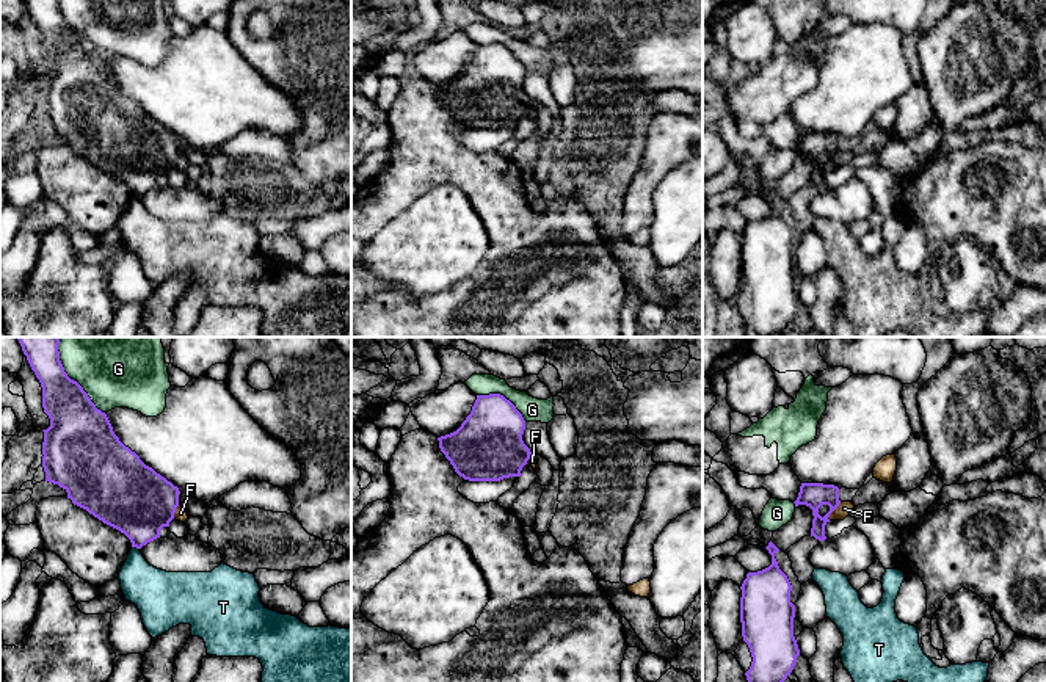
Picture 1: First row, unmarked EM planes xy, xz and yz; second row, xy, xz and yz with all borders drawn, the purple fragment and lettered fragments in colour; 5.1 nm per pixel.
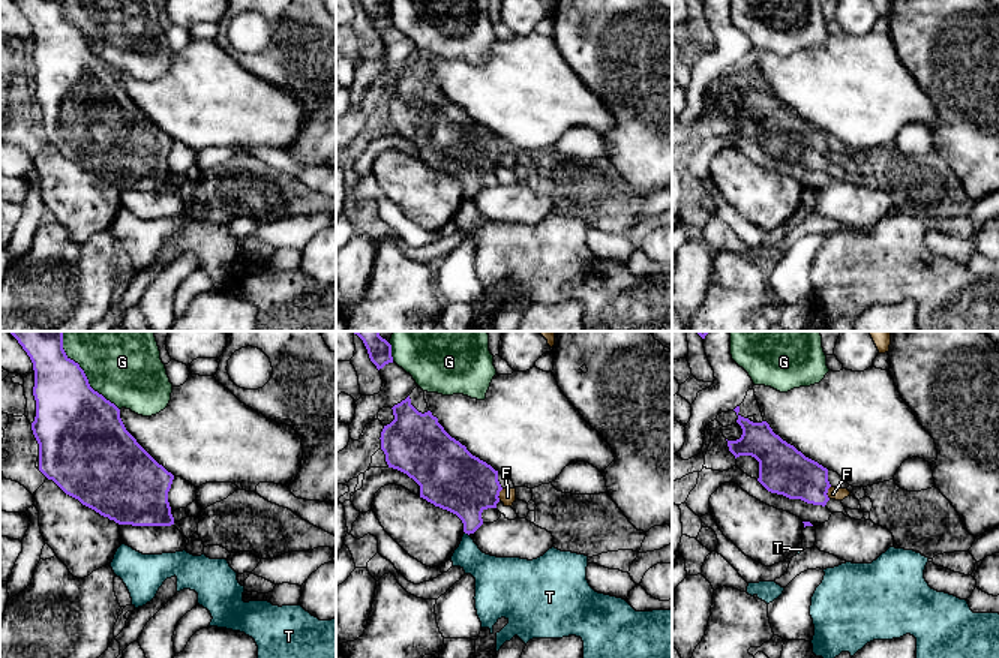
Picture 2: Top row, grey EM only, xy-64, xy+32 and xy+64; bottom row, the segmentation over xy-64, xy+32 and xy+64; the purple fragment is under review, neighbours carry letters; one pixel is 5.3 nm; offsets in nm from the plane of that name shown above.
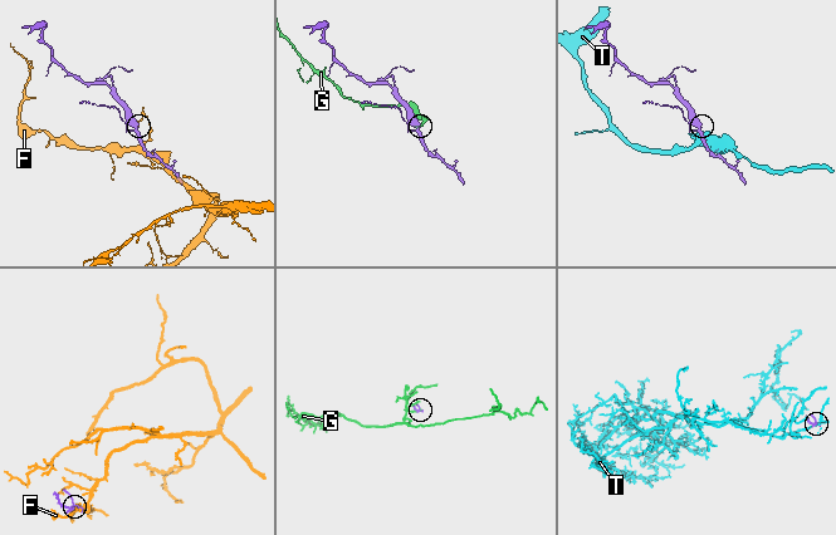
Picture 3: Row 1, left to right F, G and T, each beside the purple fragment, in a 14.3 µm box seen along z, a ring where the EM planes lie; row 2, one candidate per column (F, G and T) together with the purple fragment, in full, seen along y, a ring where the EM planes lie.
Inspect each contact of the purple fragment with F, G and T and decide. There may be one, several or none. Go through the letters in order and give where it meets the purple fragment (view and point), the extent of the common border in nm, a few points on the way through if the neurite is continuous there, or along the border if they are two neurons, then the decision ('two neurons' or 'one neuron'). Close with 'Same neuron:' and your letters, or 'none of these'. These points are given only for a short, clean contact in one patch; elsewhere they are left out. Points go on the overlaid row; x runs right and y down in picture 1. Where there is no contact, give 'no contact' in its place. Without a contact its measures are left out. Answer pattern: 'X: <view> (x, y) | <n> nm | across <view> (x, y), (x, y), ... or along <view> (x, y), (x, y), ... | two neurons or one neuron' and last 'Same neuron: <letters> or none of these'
F: yz (833, 510) | 120 nm | two neurons
G: xy (68, 377) | 460 nm | two neurons
T: xy (135, 546) | 40 nm | two neurons
Same neuron: none of these

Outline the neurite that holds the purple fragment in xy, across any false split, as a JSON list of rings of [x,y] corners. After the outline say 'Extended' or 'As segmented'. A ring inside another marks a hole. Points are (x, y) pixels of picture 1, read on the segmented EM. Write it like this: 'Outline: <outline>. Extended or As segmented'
Outline: [[[16,337],[27,361],[42,387],[42,408],[50,419],[50,426],[44,431],[42,467],[45,481],[58,484],[67,492],[74,505],[86,510],[104,524],[124,533],[132,547],[141,549],[147,542],[160,538],[160,530],[169,527],[179,506],[179,488],[146,466],[140,456],[125,447],[114,434],[105,412],[96,408],[83,387],[71,379],[60,361],[58,337]]]. As segmented

